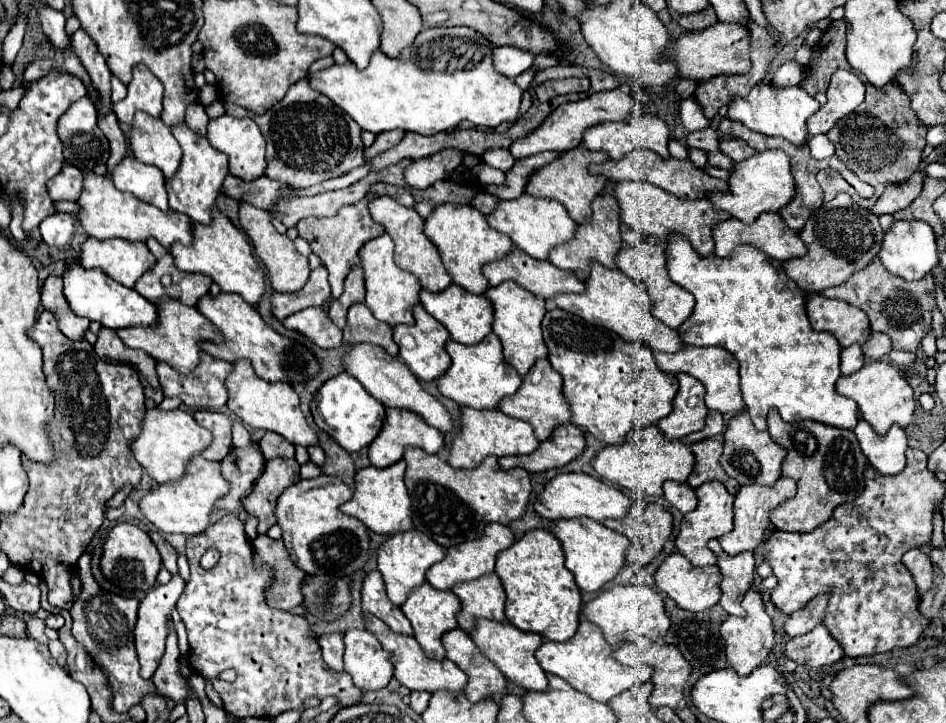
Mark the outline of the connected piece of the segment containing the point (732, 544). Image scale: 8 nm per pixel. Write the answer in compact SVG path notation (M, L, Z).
M779 478L773 486L761 486L761 484L747 484L747 486L741 486L737 496L735 496L735 528L721 536L719 542L723 546L723 550L727 554L739 554L739 552L753 552L755 548L759 548L763 542L765 542L765 534L771 526L771 510L775 510L775 506L791 500L795 496L795 480L791 478Z

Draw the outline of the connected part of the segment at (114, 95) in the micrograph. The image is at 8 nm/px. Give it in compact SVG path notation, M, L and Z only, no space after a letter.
M113 76L113 80L111 80L111 102L119 102L119 100L123 100L125 98L125 94L127 94L127 88L125 88L125 84L119 80L119 78L115 78Z

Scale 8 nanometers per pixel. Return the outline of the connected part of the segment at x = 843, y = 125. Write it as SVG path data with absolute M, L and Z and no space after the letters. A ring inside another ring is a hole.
M865 82L867 94L853 114L841 118L827 138L835 146L835 156L855 172L863 182L875 188L875 194L869 200L859 200L861 206L871 208L891 184L907 182L913 176L921 162L921 152L925 148L927 128L921 126L915 112L909 108L909 96L897 84L887 84L883 90L877 90L873 84Z

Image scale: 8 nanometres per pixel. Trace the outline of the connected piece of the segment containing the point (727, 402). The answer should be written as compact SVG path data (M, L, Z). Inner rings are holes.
M683 346L681 352L675 354L665 354L665 352L655 352L655 360L657 366L663 372L671 372L671 374L679 374L685 372L693 378L697 378L699 382L703 382L703 386L707 388L705 394L705 404L709 410L717 410L721 414L737 414L745 410L743 404L743 394L741 394L741 386L739 386L739 362L737 358L723 350L721 346L711 346L711 348L697 348L697 346Z

